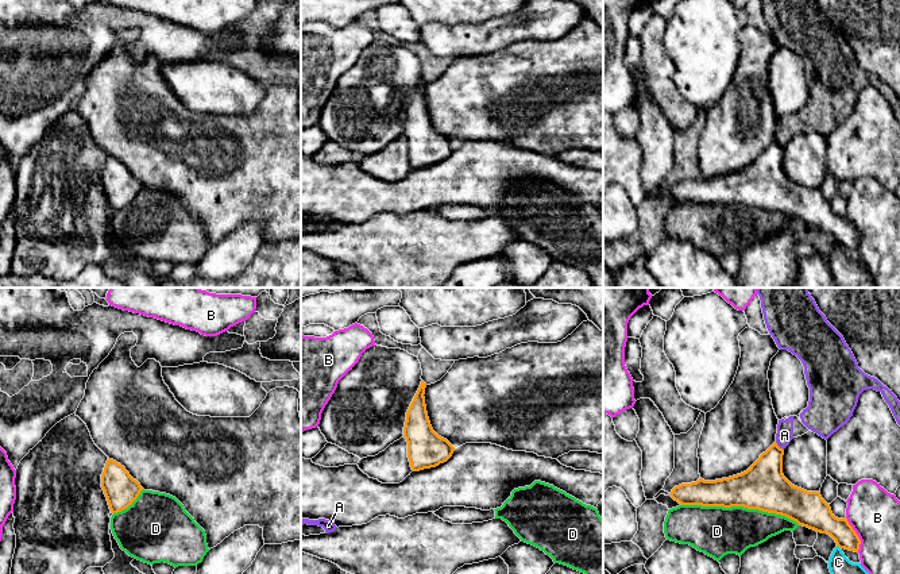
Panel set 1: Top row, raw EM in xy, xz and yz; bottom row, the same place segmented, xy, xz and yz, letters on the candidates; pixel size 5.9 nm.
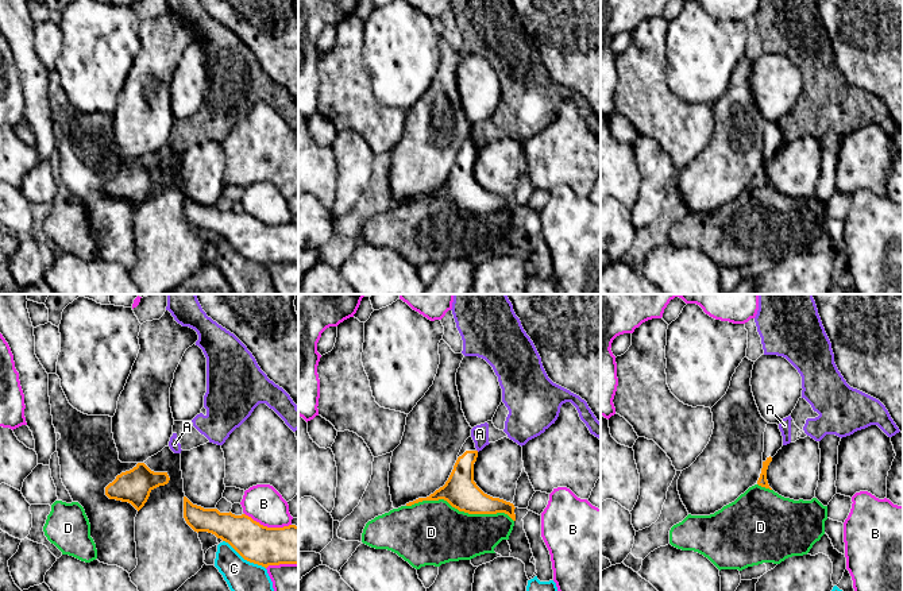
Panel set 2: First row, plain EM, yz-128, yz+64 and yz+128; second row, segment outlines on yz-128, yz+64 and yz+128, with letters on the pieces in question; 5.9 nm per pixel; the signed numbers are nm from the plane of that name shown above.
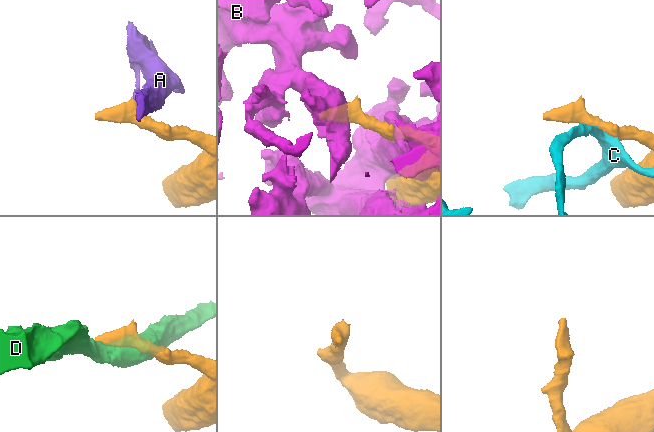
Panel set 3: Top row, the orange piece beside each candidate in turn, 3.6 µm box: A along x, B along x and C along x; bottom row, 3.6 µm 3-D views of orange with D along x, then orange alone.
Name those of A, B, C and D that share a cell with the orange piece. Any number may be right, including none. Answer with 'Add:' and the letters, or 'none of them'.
Add: none of them

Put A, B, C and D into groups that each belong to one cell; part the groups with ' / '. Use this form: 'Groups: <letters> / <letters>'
Groups: A / B / C / D

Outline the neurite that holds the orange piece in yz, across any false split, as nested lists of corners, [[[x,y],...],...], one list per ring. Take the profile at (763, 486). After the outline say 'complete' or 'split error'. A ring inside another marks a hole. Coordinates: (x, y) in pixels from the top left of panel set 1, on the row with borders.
[[[775,442],[743,473],[681,484],[671,497],[681,505],[743,506],[785,516],[799,525],[830,535],[839,548],[858,552],[861,540],[847,519],[833,515],[819,492],[792,485],[783,474],[784,450]]]; complete

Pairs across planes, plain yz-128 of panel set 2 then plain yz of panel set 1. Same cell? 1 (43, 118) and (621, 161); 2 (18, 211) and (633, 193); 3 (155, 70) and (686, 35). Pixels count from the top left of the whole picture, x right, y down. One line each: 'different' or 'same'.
1: different
2: different
3: different

